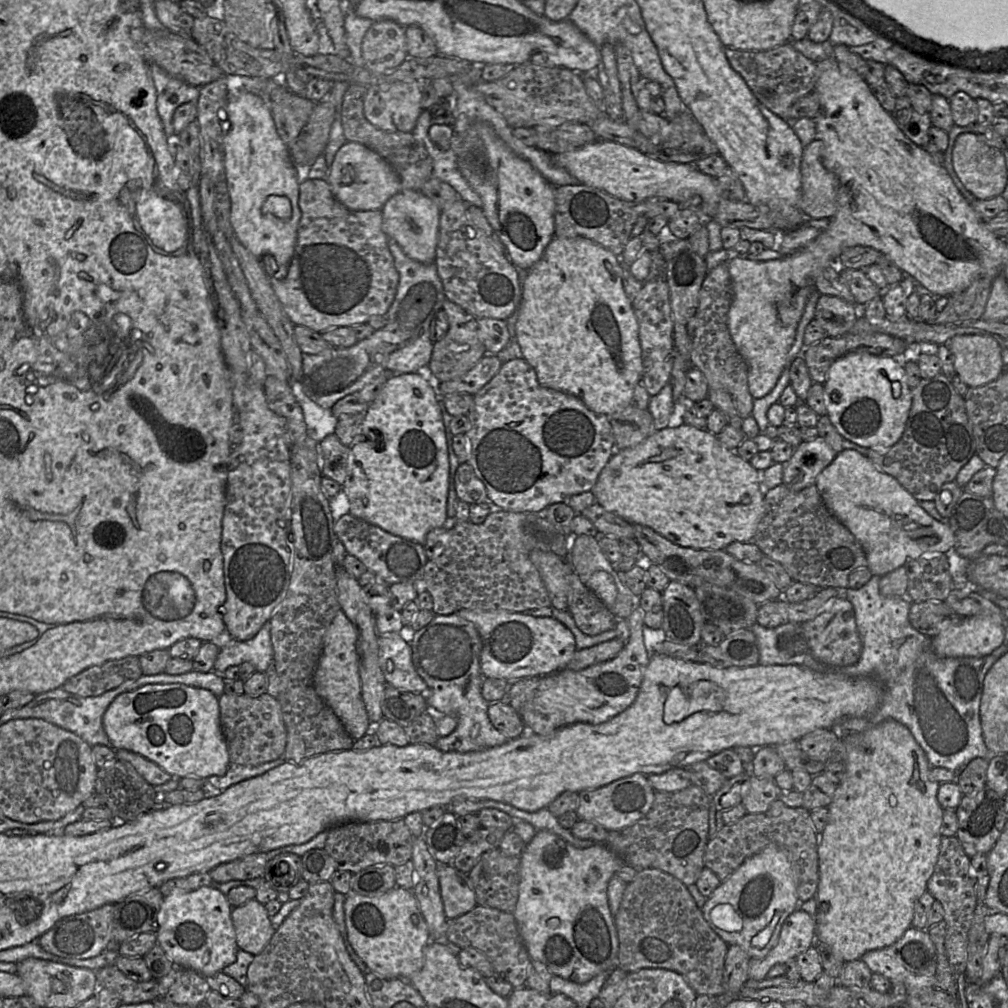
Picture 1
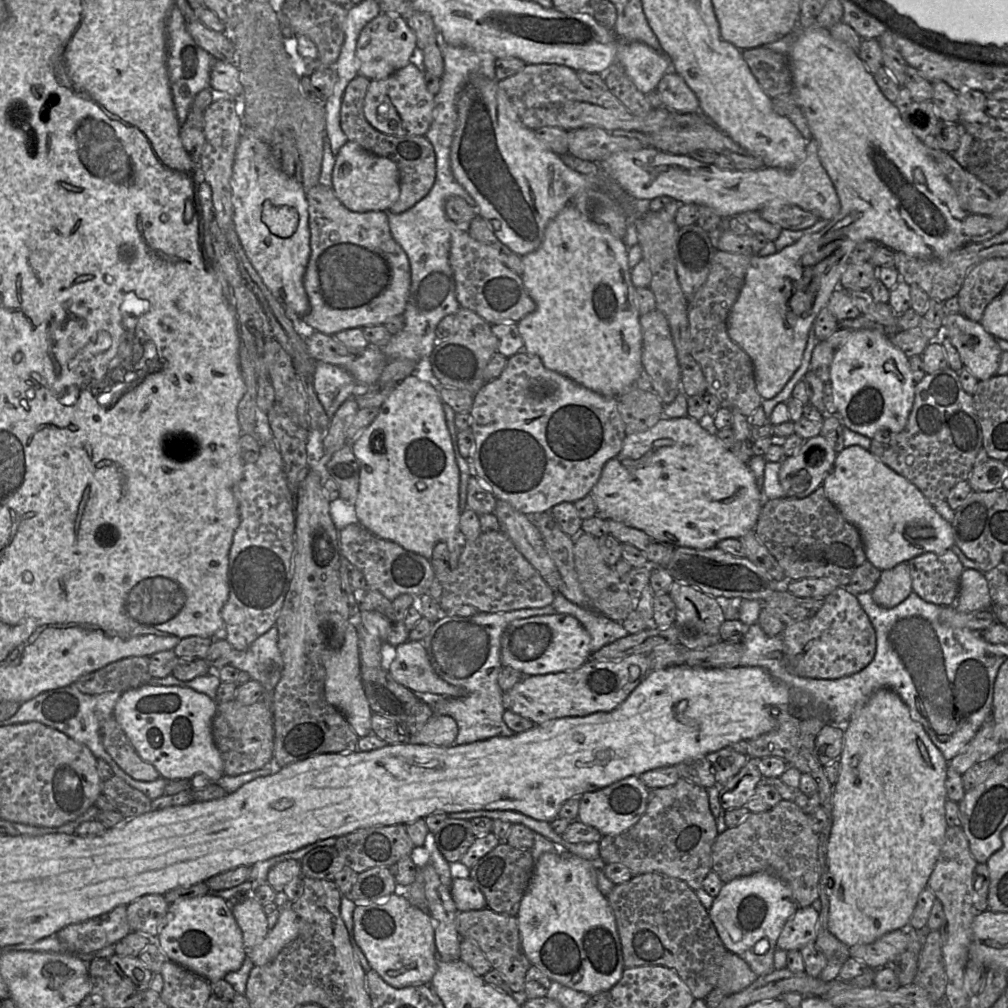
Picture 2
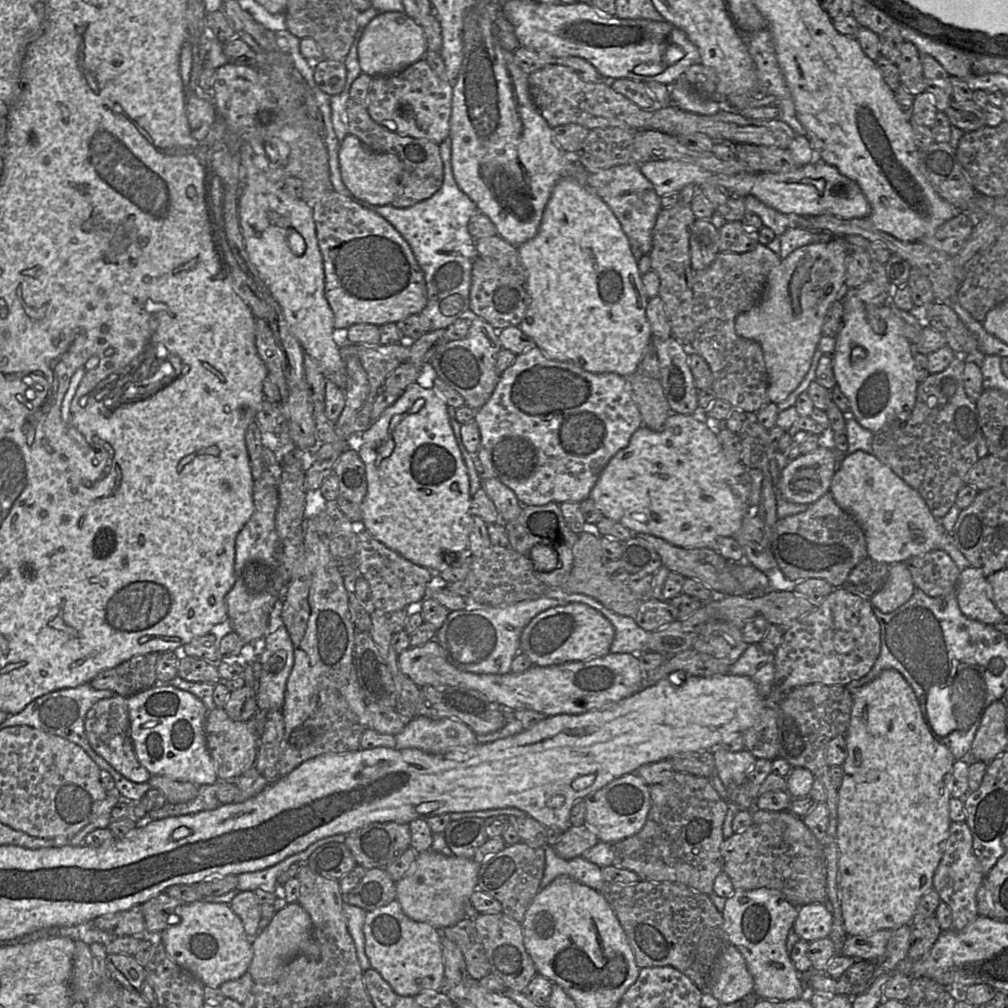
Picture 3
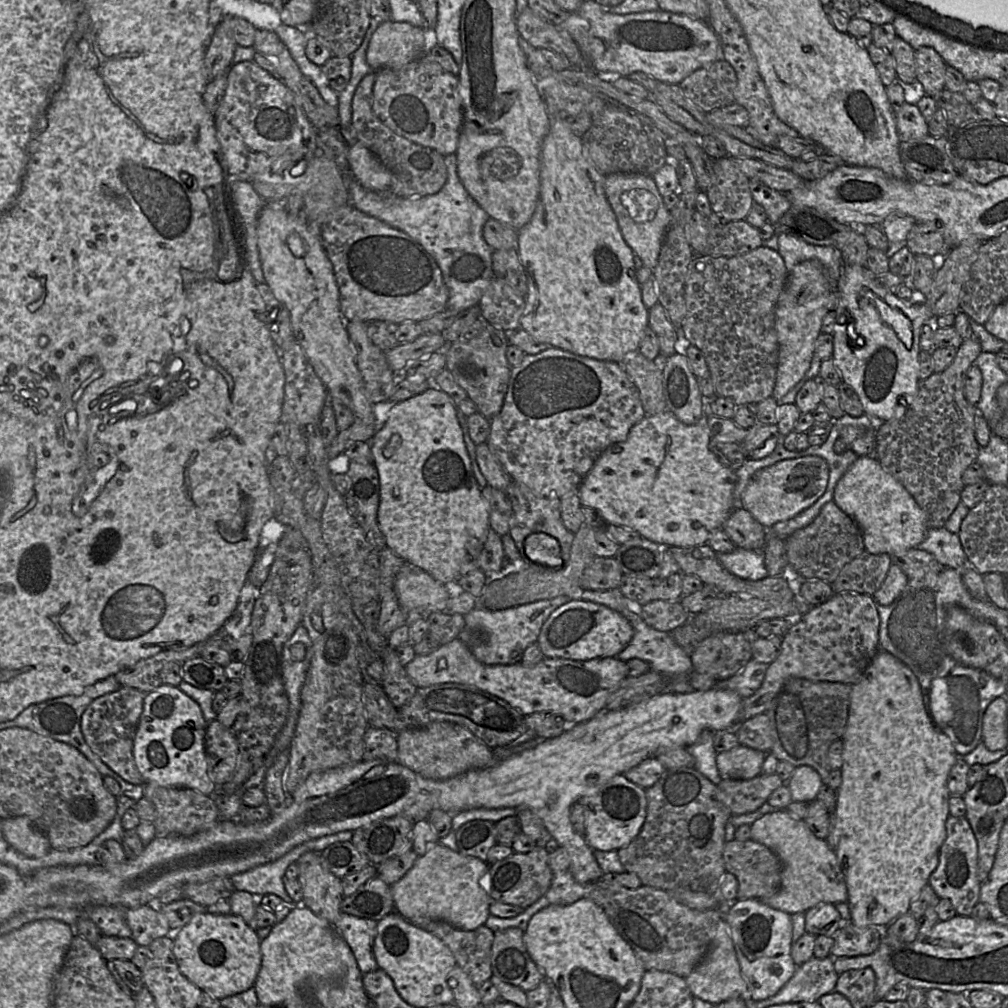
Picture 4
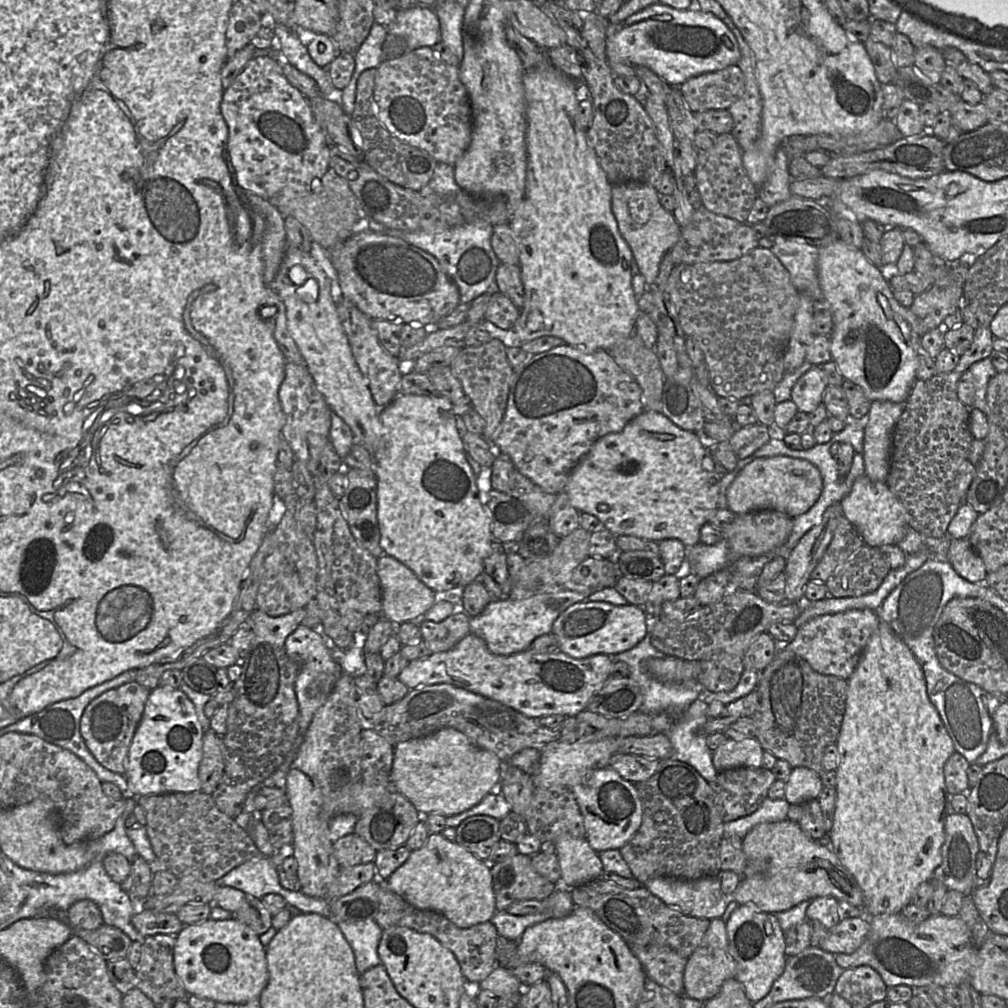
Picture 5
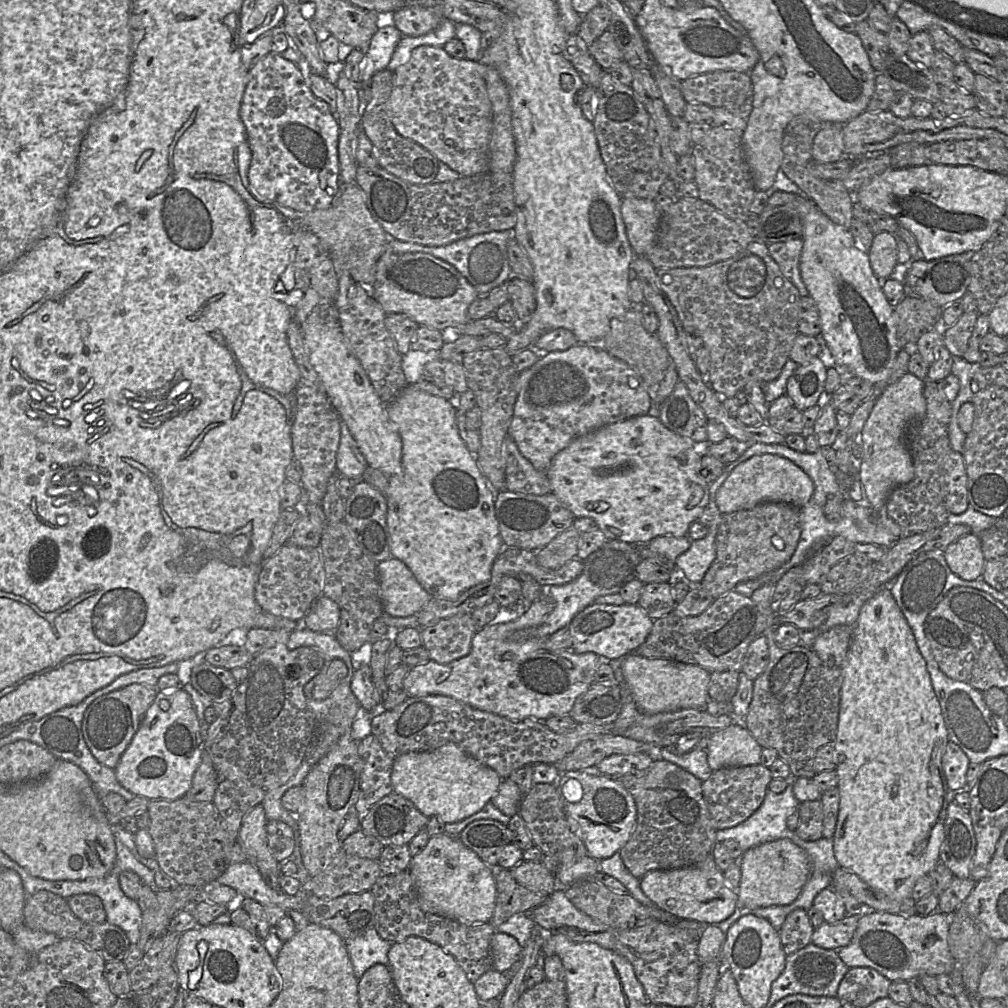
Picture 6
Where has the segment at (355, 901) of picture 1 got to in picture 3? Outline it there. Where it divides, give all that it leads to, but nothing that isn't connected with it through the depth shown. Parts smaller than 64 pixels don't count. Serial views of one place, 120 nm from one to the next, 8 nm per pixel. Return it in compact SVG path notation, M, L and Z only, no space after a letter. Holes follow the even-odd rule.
M397 900L367 912L363 925L365 953L375 969L399 996L409 997L426 990L441 992L444 963L441 932L427 923L408 918Z

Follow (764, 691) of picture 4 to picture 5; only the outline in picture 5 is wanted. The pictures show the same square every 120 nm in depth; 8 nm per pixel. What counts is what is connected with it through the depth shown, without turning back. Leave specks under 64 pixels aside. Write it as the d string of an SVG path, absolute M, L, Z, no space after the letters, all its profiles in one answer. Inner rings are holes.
M852 609L836 614L817 616L800 626L795 638L781 647L794 652L820 674L848 680L870 637L877 630L879 622L877 612L871 609ZM757 690L725 706L722 713L716 718L710 718L702 727L702 732L709 735L715 732L724 732L732 723L743 717L751 717L759 707Z

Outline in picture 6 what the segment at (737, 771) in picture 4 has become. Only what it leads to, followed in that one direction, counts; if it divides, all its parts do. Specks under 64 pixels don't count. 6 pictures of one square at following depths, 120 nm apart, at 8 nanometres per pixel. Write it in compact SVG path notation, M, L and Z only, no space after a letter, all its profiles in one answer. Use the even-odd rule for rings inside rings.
M744 720L709 736L707 761L712 771L760 764L761 753L762 748L744 727Z

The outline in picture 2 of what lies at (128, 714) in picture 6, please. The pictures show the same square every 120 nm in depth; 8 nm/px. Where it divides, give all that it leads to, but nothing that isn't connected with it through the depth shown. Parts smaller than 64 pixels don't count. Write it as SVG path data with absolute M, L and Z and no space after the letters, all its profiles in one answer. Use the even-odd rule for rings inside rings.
M113 715L101 726L100 738L105 750L117 765L133 779L150 782L161 777L152 764L138 755Z

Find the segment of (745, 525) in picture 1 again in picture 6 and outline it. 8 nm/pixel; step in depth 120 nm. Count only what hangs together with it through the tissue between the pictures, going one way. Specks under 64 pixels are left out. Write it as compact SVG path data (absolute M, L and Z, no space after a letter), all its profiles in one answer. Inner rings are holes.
M657 411L632 417L620 422L605 425L585 435L574 439L566 448L557 453L546 471L546 476L551 486L551 493L554 494L574 515L575 518L588 517L593 519L598 528L605 534L607 539L619 540L633 545L648 545L658 536L673 535L684 537L688 535L690 525L698 521L710 498L710 483L701 475L701 459L703 451L692 439L681 436L665 427L657 416ZM604 501L609 504L609 509L597 513L591 511L587 505L592 502Z

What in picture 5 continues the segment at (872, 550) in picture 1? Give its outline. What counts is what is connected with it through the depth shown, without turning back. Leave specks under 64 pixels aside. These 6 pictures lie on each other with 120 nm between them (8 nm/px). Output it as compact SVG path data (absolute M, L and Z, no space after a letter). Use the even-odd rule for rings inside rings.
M866 475L855 480L849 494L840 501L840 506L843 515L856 528L865 545L873 548L897 545L910 527L904 506L891 492L886 482L873 482Z

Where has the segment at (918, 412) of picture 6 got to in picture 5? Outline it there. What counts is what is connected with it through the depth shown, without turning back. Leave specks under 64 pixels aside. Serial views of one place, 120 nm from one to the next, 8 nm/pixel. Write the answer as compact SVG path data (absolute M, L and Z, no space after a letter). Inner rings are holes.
M871 401L864 431L865 475L873 482L886 482L891 462L892 434L906 402Z

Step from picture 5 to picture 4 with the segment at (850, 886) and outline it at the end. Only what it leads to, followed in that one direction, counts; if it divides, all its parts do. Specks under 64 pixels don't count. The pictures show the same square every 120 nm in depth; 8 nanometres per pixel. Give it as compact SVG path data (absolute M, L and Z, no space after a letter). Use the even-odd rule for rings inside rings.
M786 809L767 813L751 824L750 836L773 851L782 865L779 891L771 897L759 899L766 905L792 915L805 913L819 903L847 902L845 877L834 850L826 840L812 833L804 819L796 818Z

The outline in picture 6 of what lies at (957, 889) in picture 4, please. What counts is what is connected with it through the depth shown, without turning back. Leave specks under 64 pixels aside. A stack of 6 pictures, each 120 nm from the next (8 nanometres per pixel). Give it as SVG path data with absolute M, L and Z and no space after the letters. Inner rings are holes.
M954 801L947 807L944 824L944 841L940 849L940 861L960 879L970 878L970 866L976 849L976 838L969 812Z

